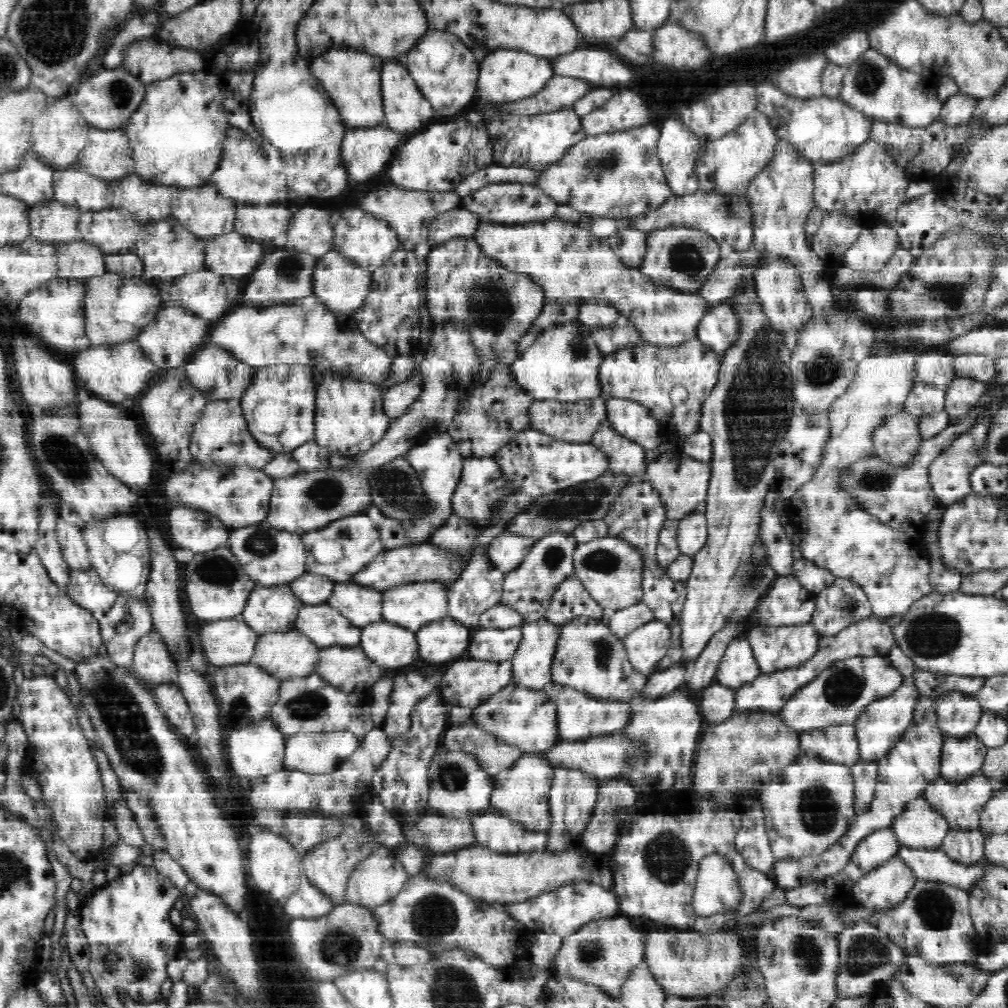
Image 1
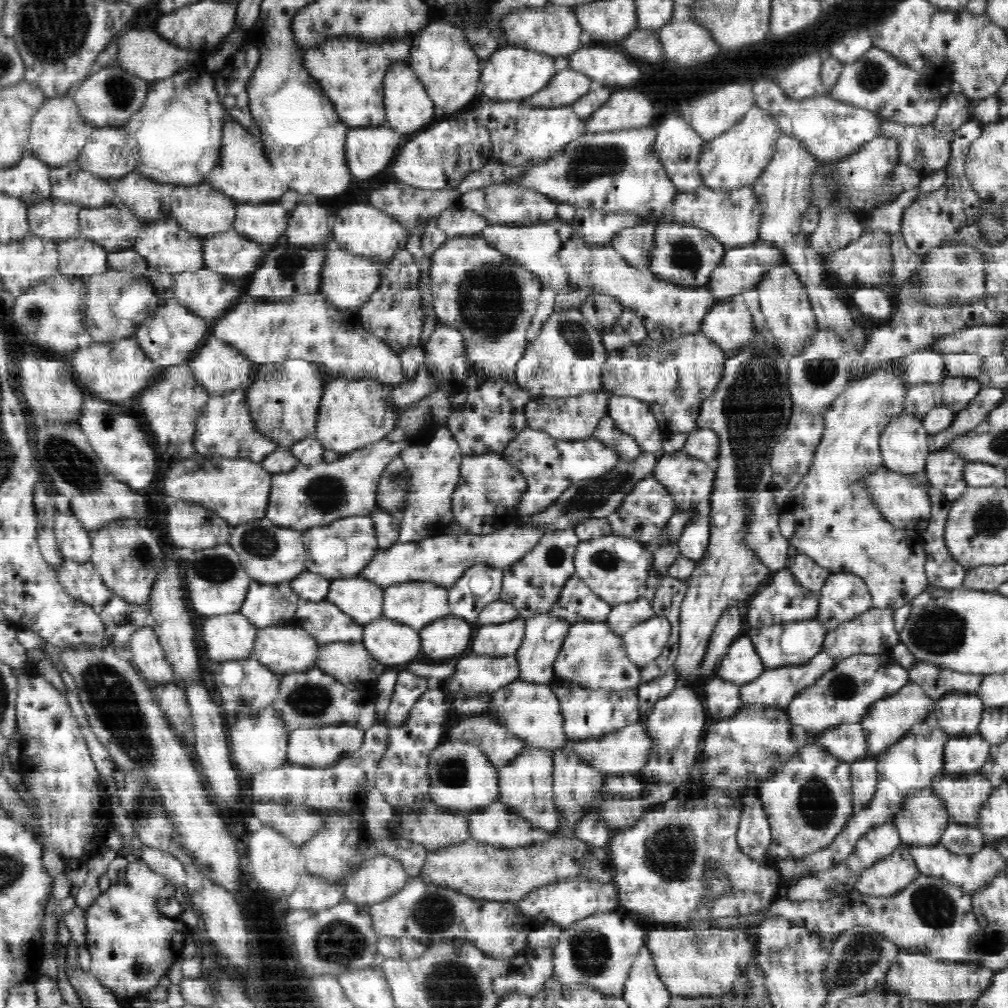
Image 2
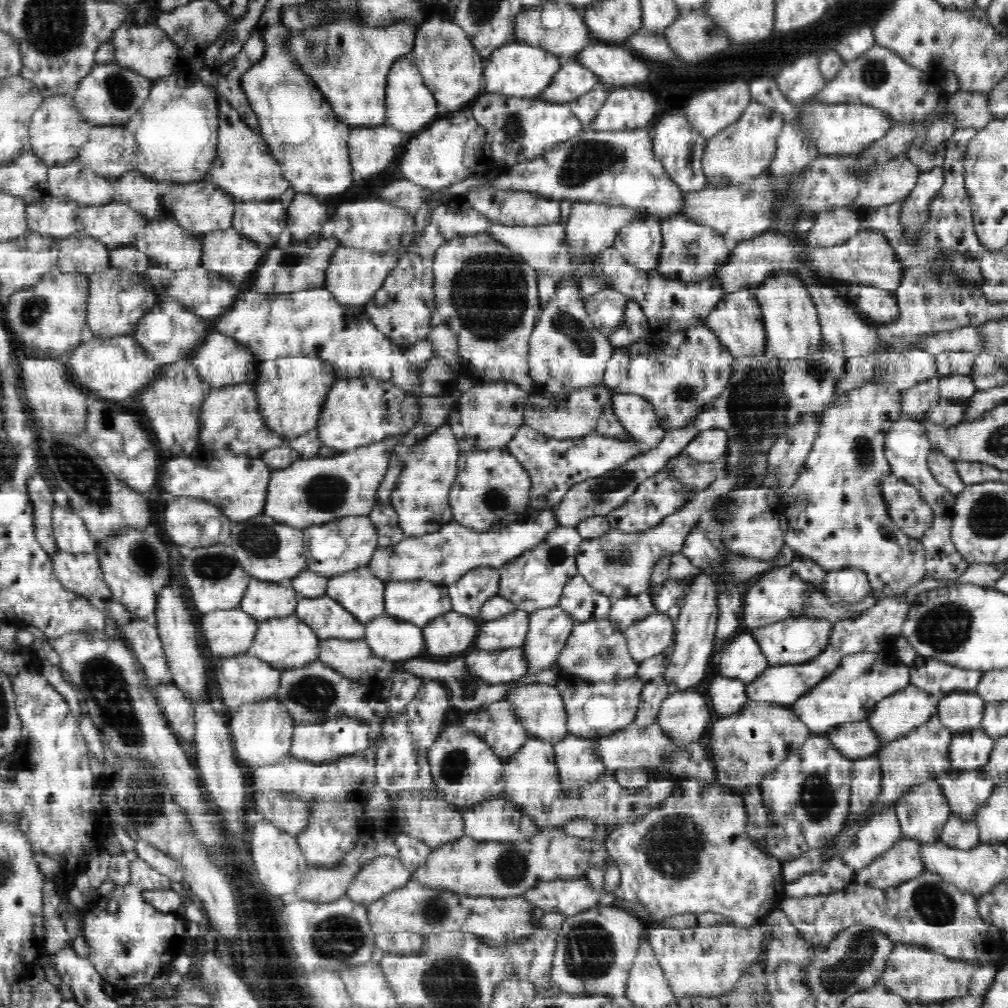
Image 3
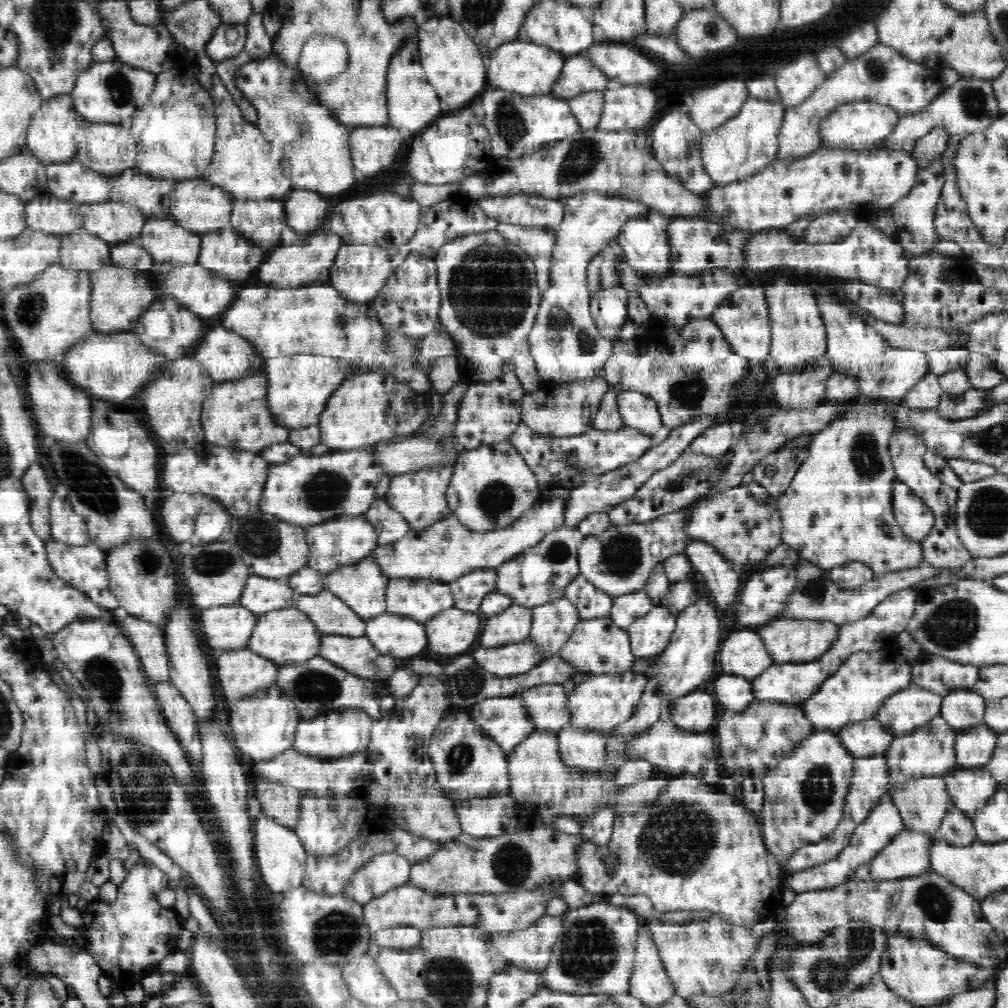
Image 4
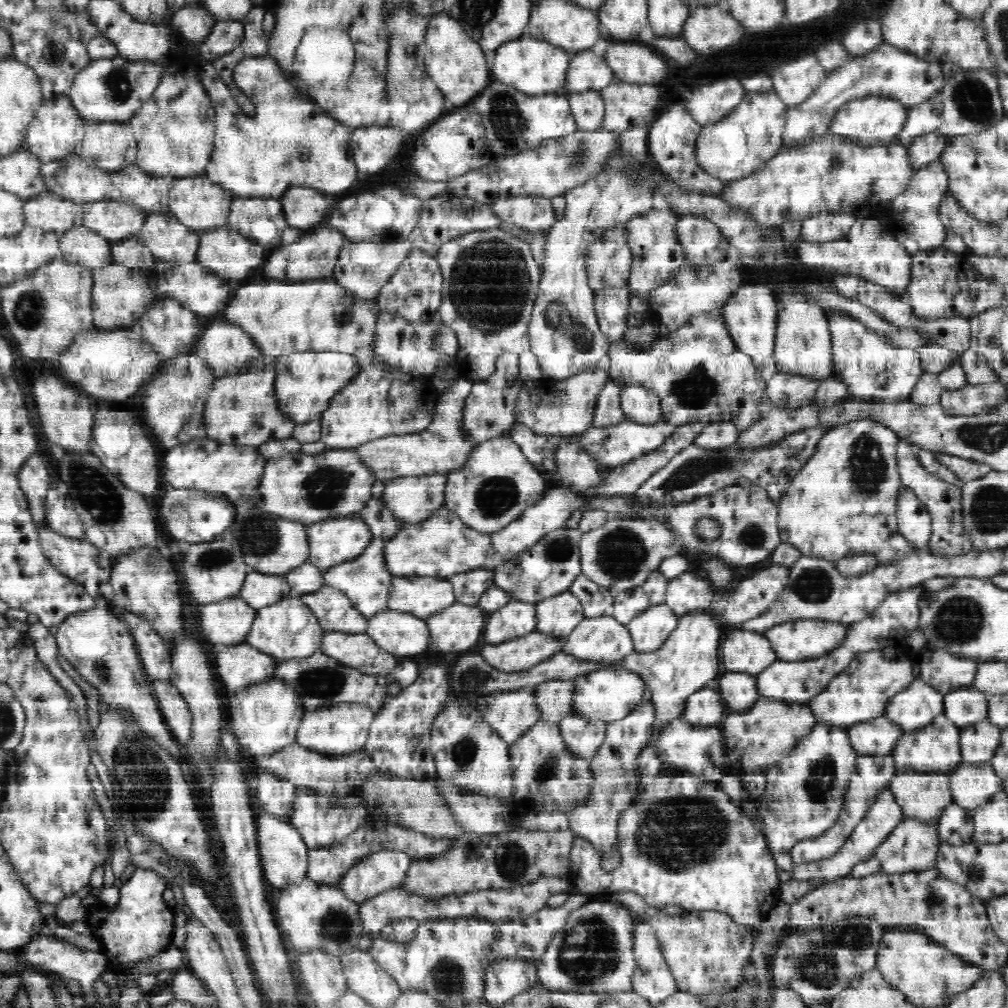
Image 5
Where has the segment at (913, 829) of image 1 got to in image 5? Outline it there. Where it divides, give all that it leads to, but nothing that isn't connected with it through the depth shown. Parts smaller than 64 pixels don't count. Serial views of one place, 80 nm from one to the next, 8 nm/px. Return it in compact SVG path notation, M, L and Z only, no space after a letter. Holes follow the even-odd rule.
M913 769L901 771L891 779L888 790L901 805L904 817L917 817L922 821L936 821L940 818L944 808L953 802L950 776L940 771L922 772Z

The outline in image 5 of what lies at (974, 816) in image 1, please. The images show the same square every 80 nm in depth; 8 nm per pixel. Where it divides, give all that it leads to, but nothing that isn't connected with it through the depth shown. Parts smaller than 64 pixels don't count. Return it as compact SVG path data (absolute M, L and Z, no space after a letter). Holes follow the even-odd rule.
M962 762L954 771L951 771L950 776L951 796L953 802L962 808L966 808L968 812L979 806L984 806L998 792L1004 791L1002 779L996 775L995 770L989 762L980 764Z

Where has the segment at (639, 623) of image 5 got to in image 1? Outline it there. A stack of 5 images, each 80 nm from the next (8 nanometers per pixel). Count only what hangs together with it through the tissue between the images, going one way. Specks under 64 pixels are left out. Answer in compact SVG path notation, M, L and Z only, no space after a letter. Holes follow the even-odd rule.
M654 619L635 627L623 638L627 657L634 670L644 676L652 676L654 668L670 648L671 630L669 623Z

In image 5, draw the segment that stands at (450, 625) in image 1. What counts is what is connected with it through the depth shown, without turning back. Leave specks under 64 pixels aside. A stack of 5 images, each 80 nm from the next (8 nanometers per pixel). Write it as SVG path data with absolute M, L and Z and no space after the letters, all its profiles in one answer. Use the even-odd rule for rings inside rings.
M454 603L427 619L430 646L440 652L464 652L478 644L484 630L484 609L468 603Z

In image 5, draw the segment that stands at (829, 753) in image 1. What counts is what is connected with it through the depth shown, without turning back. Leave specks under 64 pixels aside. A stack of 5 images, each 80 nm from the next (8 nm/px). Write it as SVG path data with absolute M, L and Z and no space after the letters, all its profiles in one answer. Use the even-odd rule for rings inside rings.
M884 716L846 728L858 755L891 755L904 731Z

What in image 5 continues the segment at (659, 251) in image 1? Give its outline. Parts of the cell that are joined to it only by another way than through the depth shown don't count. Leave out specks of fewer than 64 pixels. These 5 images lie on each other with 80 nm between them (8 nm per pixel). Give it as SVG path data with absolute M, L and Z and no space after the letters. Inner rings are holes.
M684 214L677 222L678 240L685 246L690 266L726 260L731 246L720 229L704 215Z

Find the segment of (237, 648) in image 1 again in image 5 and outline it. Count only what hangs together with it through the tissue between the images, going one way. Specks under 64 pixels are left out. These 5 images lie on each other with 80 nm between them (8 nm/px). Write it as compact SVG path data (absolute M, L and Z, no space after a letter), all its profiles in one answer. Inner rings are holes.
M238 595L204 603L200 611L200 632L212 644L244 643L254 616L255 608Z

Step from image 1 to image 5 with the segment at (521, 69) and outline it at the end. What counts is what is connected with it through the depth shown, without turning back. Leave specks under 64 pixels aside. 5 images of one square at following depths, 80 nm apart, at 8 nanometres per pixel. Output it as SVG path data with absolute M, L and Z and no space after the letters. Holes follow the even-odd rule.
M522 36L502 43L502 46L497 48L491 67L492 80L504 82L524 94L546 94L546 92L566 94L569 66L578 53L579 51L568 51L560 46L554 46L544 39Z

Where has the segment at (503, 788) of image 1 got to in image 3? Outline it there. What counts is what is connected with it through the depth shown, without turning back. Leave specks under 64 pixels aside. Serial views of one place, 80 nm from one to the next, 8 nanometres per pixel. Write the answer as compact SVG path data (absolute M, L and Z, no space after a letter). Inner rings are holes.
M530 737L516 754L504 762L506 790L502 796L509 799L516 808L530 817L539 827L557 828L574 818L586 818L591 824L634 822L648 814L674 791L673 780L650 779L643 788L627 790L616 783L616 770L606 770L594 783L584 784L580 788L565 790L561 784L561 772L557 766L554 744L538 737Z

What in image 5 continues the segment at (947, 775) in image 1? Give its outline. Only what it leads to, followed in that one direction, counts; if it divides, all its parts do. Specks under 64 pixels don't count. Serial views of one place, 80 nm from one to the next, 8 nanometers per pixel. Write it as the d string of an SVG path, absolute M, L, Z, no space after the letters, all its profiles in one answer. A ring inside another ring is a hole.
M988 720L962 728L961 758L964 763L989 762L1001 744L1002 728Z

